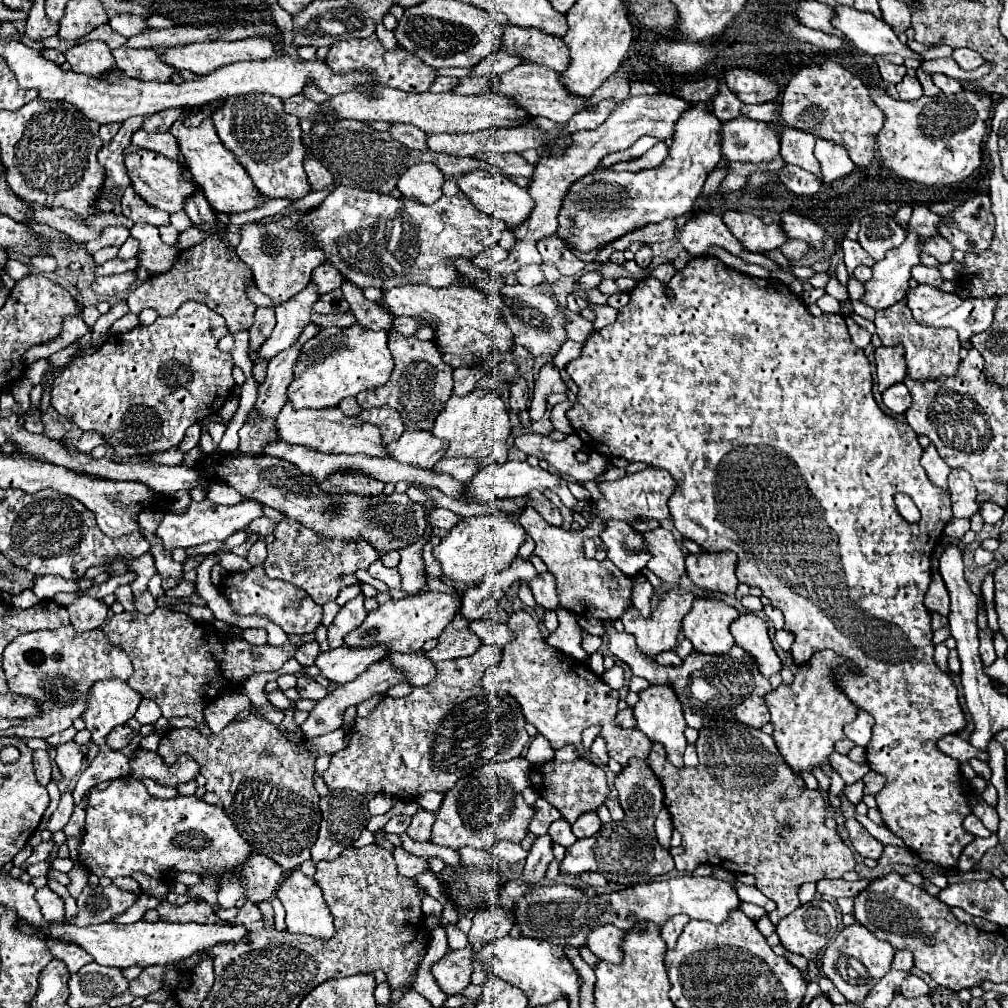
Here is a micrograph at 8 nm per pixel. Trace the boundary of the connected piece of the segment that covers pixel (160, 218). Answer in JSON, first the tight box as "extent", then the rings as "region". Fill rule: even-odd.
{"extent":[122,186,170,226],"region":[[[128,186],[124,196],[122,196],[122,214],[130,220],[134,220],[136,224],[138,222],[146,222],[146,224],[152,224],[152,226],[168,226],[170,224],[170,216],[162,210],[154,210],[152,206],[146,206],[142,202],[142,198],[138,198],[134,194],[134,188]]]}

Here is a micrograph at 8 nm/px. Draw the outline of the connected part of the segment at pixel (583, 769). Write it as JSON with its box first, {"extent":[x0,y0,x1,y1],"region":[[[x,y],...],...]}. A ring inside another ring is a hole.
{"extent":[530,758,610,822],"region":[[[580,758],[572,764],[552,760],[546,764],[532,766],[530,782],[538,790],[538,794],[544,800],[548,800],[552,806],[556,806],[560,810],[560,814],[570,822],[574,822],[578,816],[582,816],[586,812],[596,812],[596,808],[600,804],[604,804],[606,798],[610,796],[610,786],[606,782],[604,770],[586,758]]]}

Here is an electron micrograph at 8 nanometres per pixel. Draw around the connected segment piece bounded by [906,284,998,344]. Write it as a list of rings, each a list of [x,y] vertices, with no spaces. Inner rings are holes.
[[[920,284],[916,288],[908,290],[908,308],[912,310],[914,318],[920,324],[926,326],[934,326],[934,328],[954,328],[960,336],[960,342],[966,344],[970,342],[970,338],[982,330],[988,330],[992,320],[994,320],[994,308],[998,304],[998,296],[988,296],[988,298],[962,298],[958,294],[950,294],[950,292],[942,292],[936,286],[928,286],[928,284]]]

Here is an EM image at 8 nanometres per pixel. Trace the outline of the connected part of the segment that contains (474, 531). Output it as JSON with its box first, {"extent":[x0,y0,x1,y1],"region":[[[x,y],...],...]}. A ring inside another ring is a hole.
{"extent":[432,516,524,584],"region":[[[468,516],[458,526],[454,526],[446,538],[432,550],[434,558],[440,562],[442,576],[464,582],[464,584],[478,584],[482,576],[488,572],[502,572],[510,566],[514,556],[518,554],[520,546],[524,544],[524,528],[520,524],[508,522],[502,516]]]}

